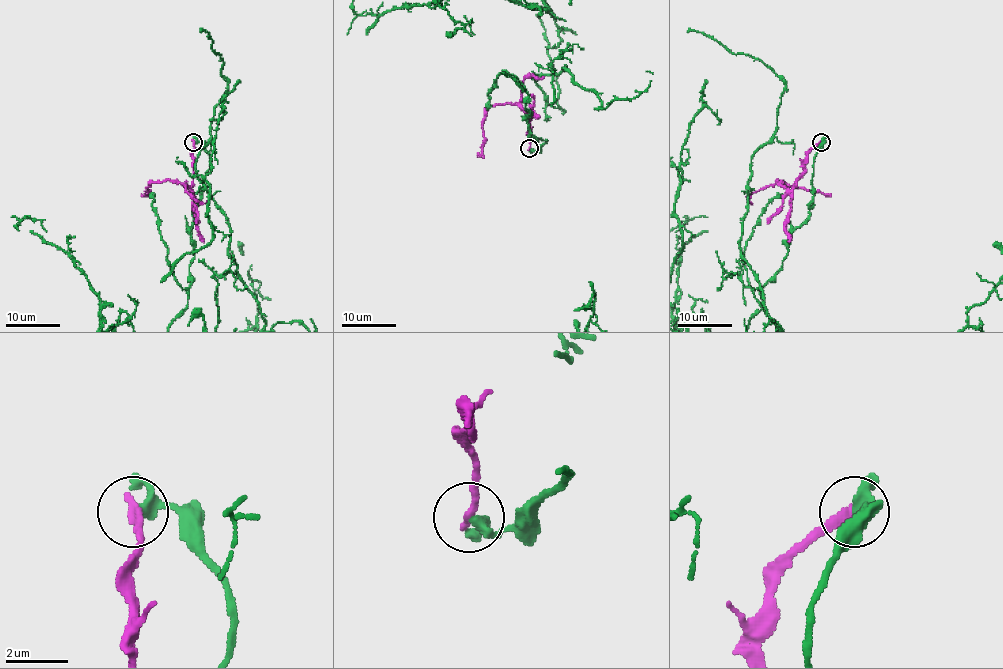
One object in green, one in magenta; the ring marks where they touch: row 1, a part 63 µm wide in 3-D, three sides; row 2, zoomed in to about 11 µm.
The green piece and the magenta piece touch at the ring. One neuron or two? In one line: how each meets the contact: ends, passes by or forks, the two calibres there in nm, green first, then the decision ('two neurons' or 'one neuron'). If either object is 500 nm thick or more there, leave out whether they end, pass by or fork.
green passes by; magenta ends there; 280 nm thick on the green side, 340 nm on the other; one neuron

